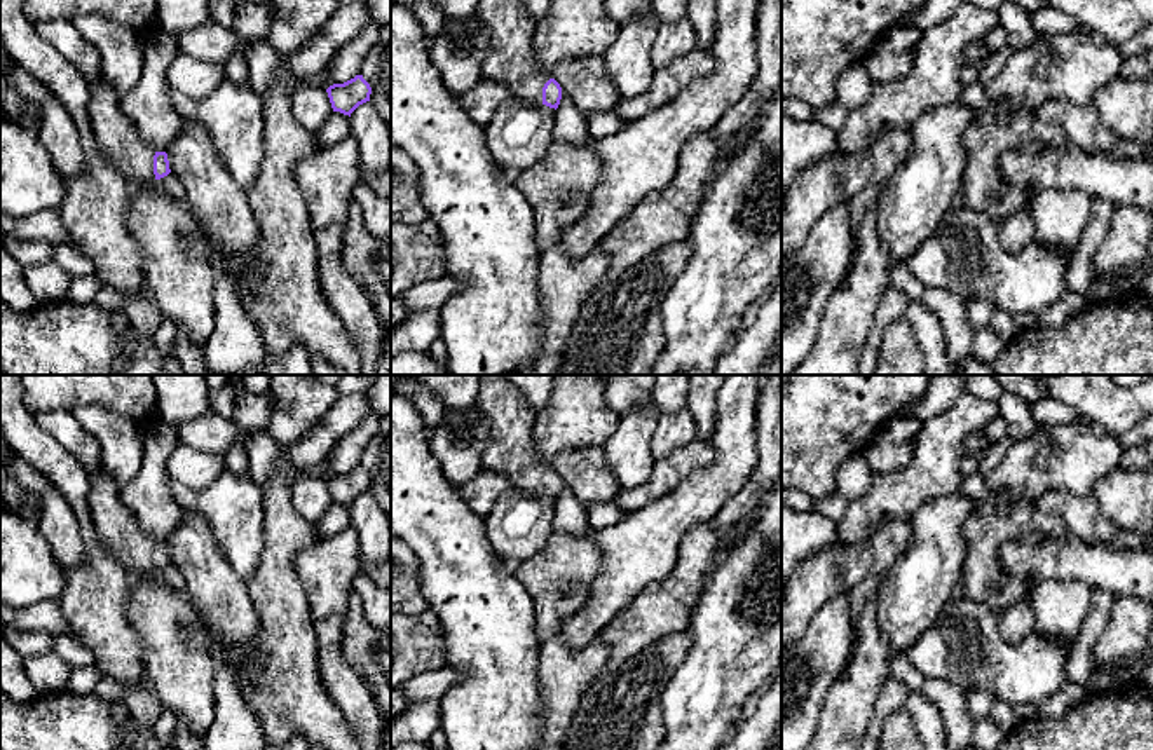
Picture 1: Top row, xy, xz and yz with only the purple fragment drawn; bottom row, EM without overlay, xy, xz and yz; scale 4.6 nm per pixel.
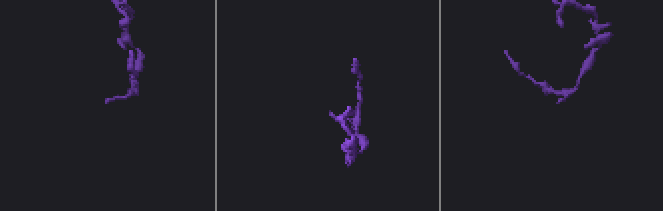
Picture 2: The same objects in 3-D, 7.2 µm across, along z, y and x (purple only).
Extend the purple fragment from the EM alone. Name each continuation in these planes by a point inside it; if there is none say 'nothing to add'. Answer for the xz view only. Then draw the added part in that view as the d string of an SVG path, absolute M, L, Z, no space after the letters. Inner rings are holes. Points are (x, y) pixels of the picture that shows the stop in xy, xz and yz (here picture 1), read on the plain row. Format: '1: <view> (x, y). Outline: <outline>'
1: xz (511, 450). Outline: M481 375L476 403L490 422L483 469L502 474L518 492L541 495L551 464L537 452L532 436L537 413L522 391L501 375Z

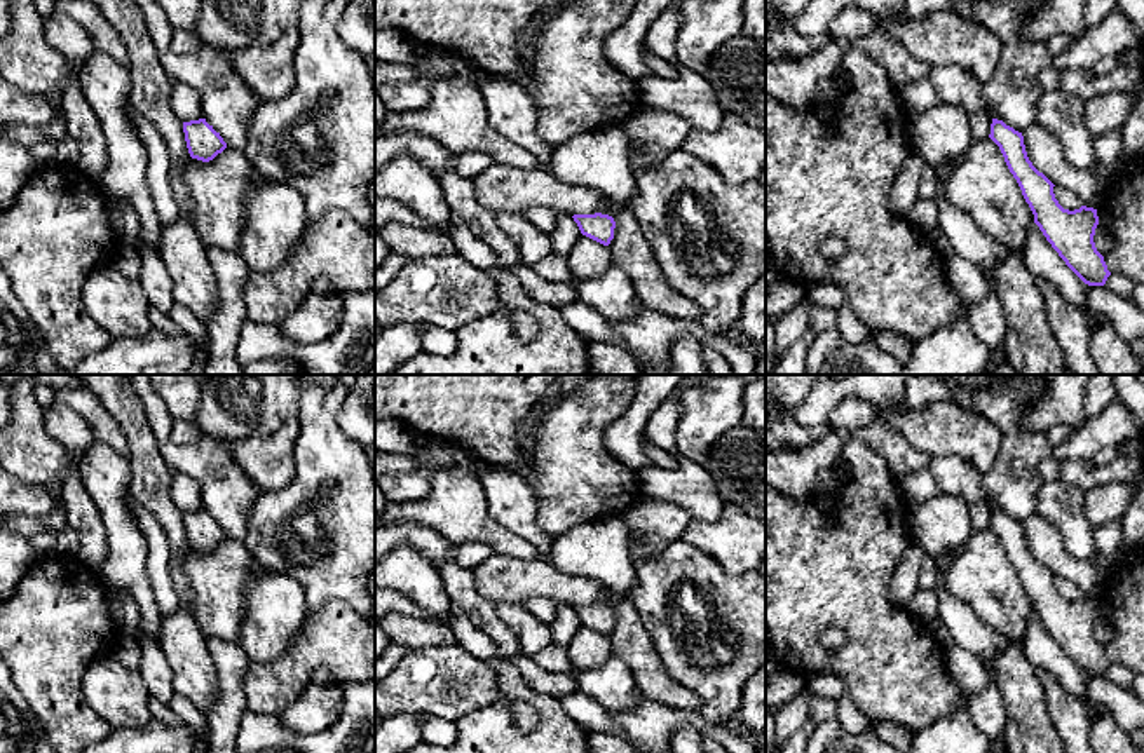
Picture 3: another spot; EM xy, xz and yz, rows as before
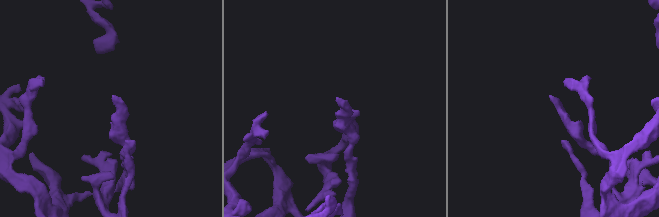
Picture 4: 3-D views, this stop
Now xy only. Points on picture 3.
nothing to add

